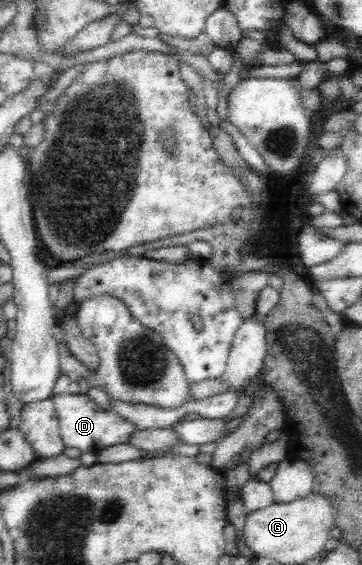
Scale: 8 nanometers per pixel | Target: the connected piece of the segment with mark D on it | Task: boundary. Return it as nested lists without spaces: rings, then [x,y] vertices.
[[[58,394],[52,397],[52,402],[59,419],[59,434],[62,442],[66,447],[78,448],[82,453],[96,453],[108,446],[128,443],[132,434],[137,432],[137,429],[128,420],[101,408],[96,402],[88,399],[86,395]]]

